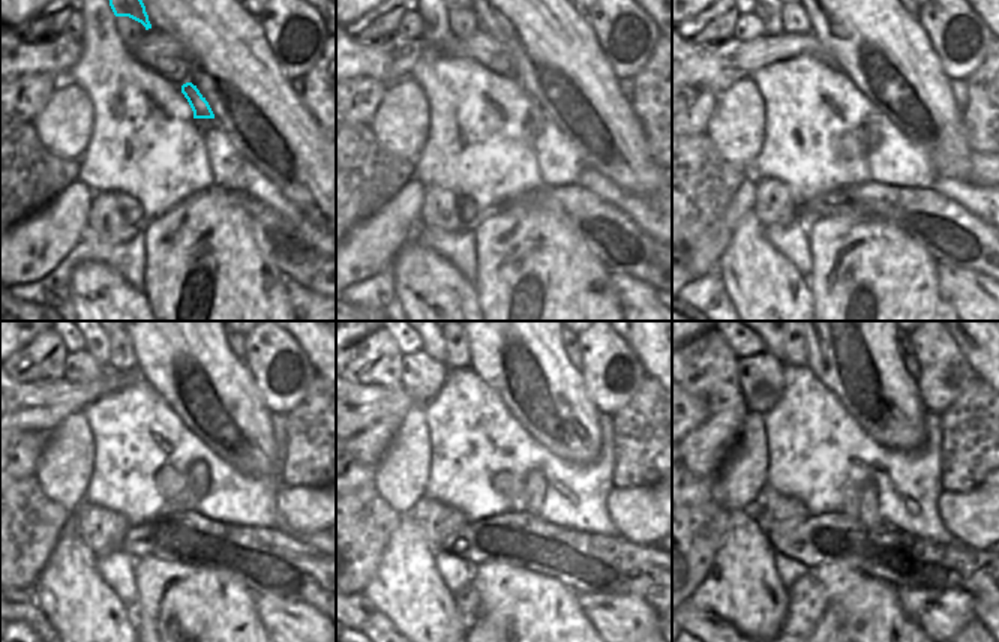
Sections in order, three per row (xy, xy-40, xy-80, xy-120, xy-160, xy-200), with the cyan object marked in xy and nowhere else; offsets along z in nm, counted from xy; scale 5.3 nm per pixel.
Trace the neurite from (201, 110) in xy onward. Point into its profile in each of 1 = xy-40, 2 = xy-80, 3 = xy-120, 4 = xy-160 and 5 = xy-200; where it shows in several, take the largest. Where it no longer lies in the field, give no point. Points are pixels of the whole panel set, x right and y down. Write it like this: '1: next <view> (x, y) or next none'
1: next xy-40 (536, 117)
2: next xy-80 (870, 132)
3: next xy-120 (198, 482)
4: next xy-160 (536, 482)
5: next xy-200 (870, 518)

